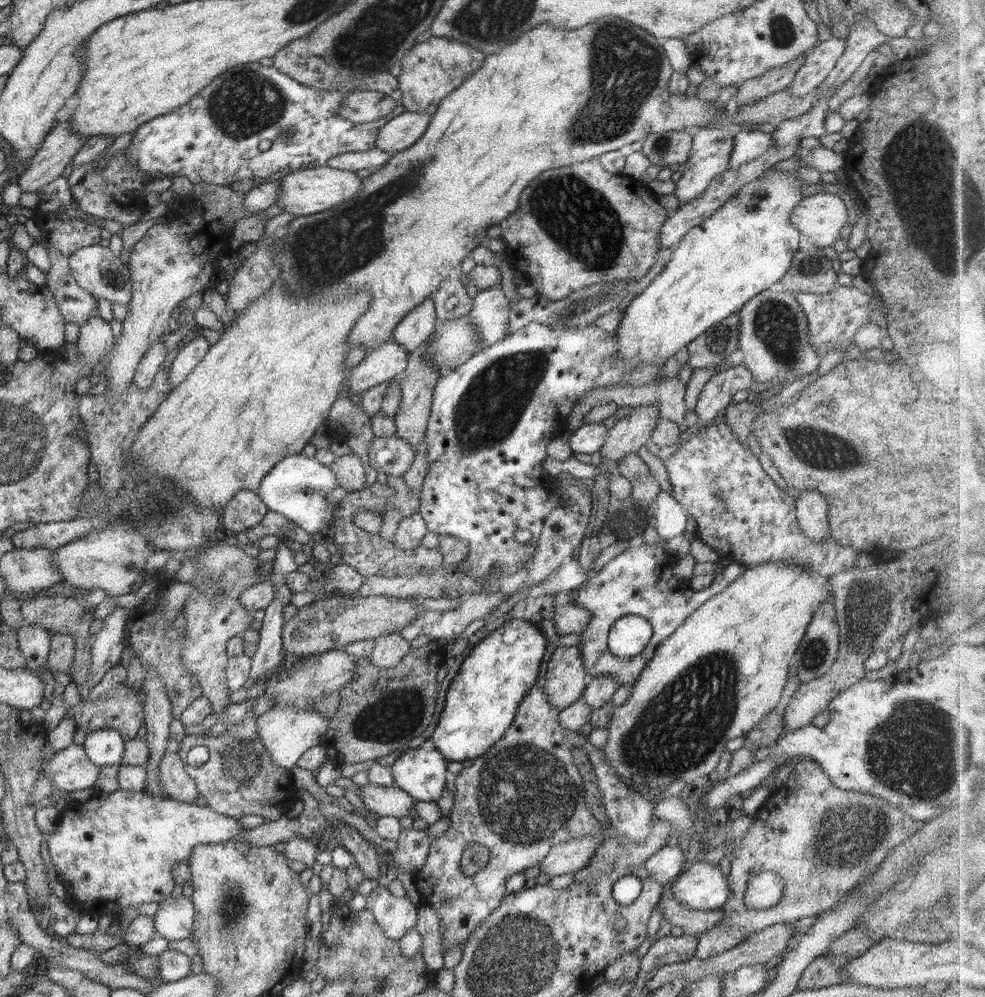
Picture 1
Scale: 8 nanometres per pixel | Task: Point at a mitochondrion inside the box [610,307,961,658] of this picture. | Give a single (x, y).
(829, 452)

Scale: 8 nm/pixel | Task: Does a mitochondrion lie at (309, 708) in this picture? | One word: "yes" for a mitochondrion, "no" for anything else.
no

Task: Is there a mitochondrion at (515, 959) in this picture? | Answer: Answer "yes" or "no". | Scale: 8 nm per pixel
yes

